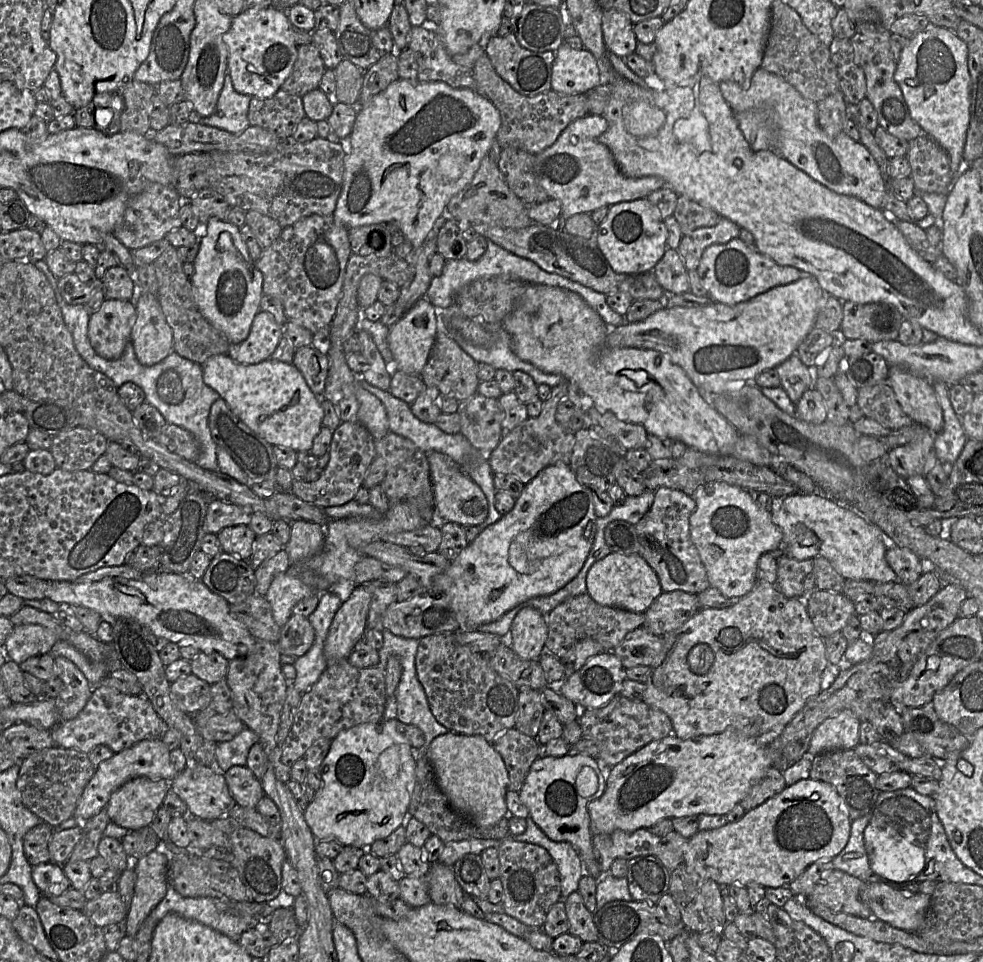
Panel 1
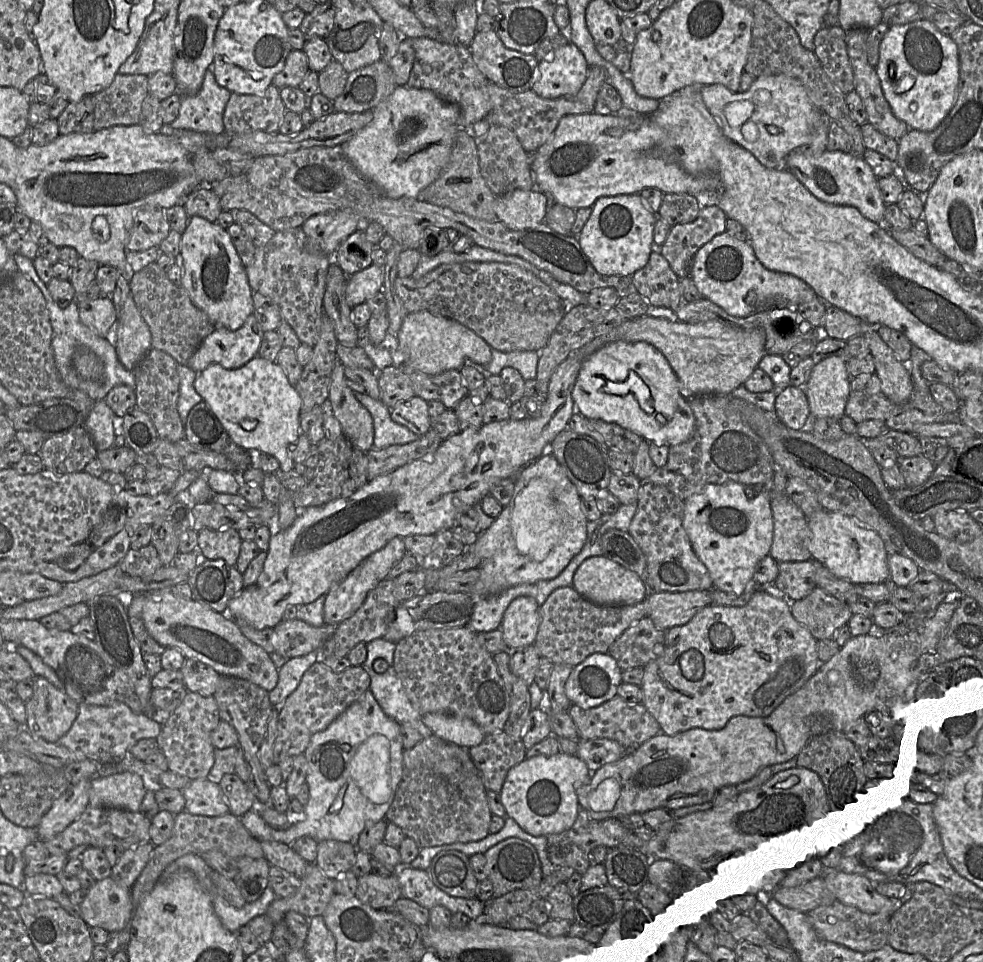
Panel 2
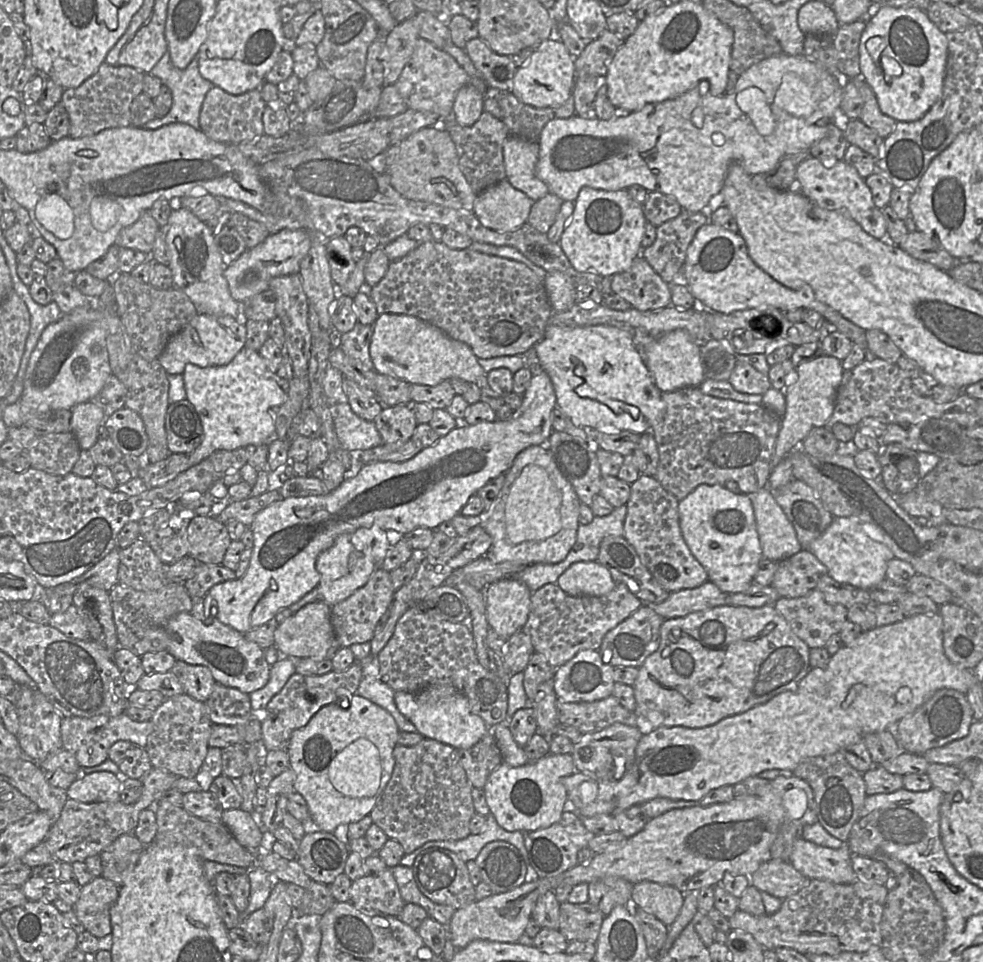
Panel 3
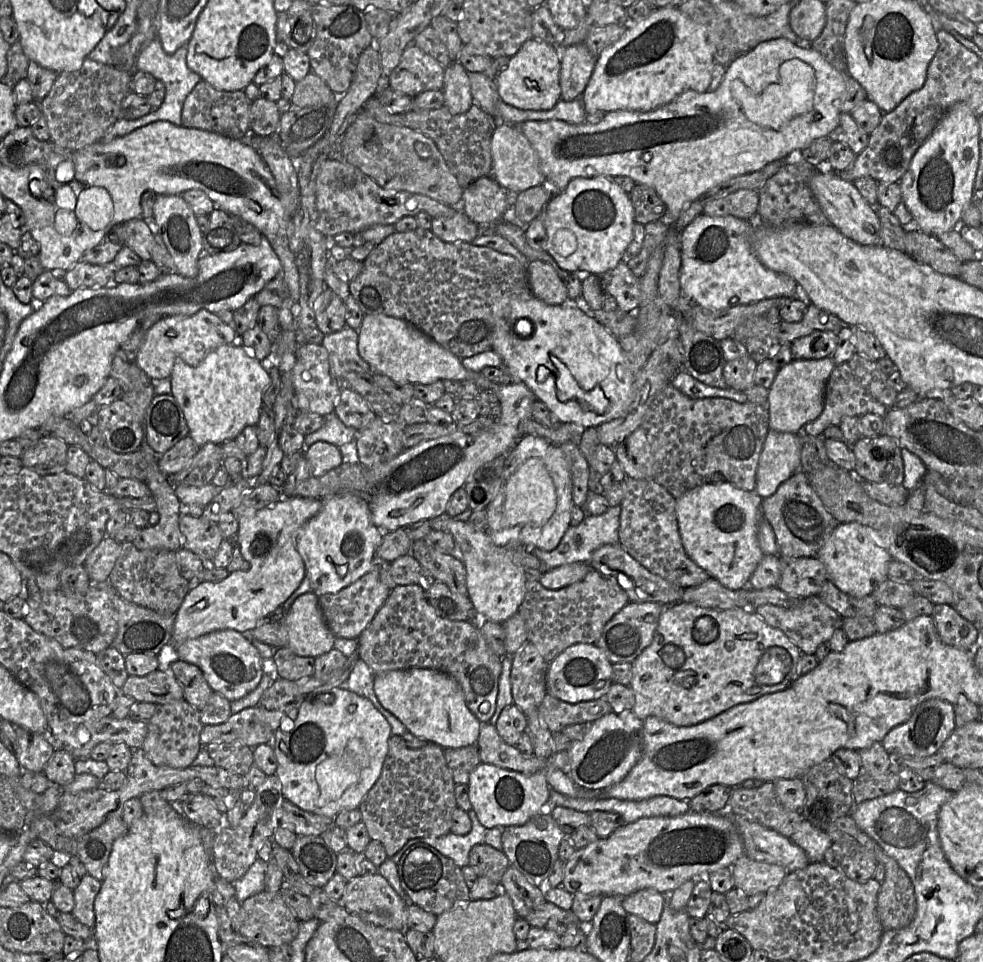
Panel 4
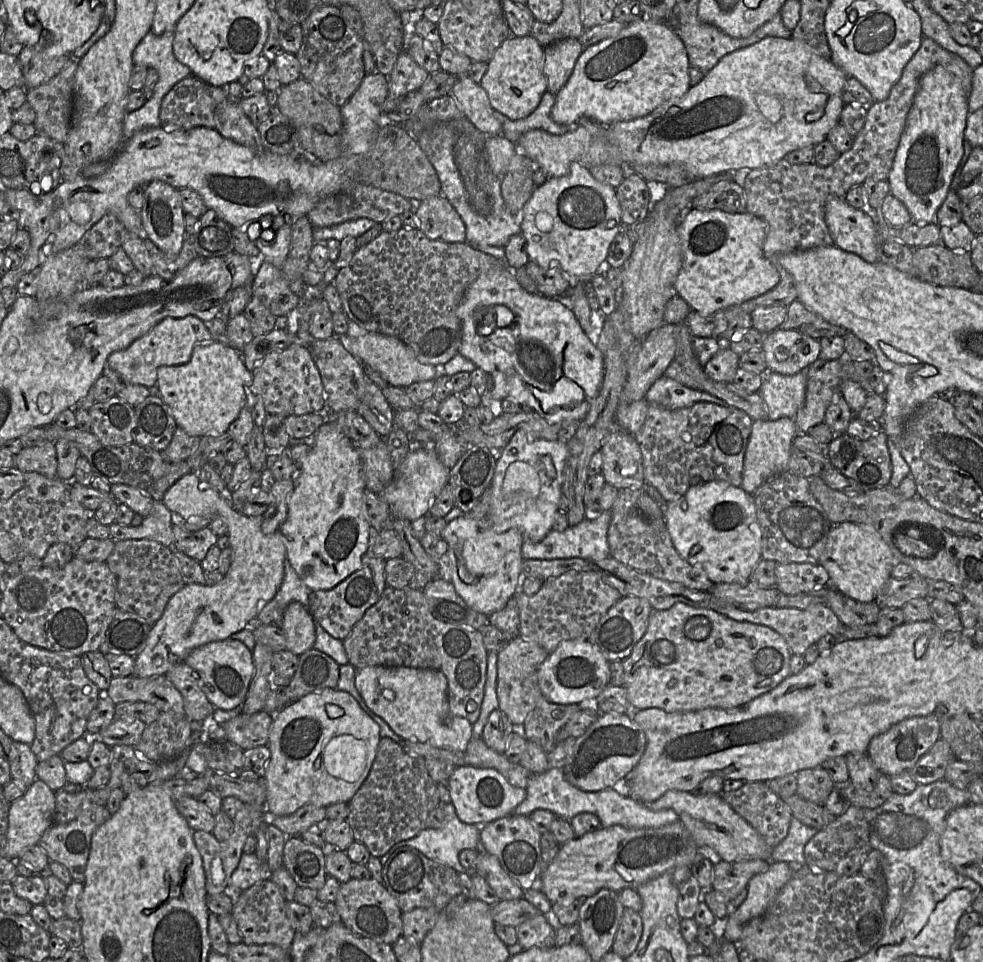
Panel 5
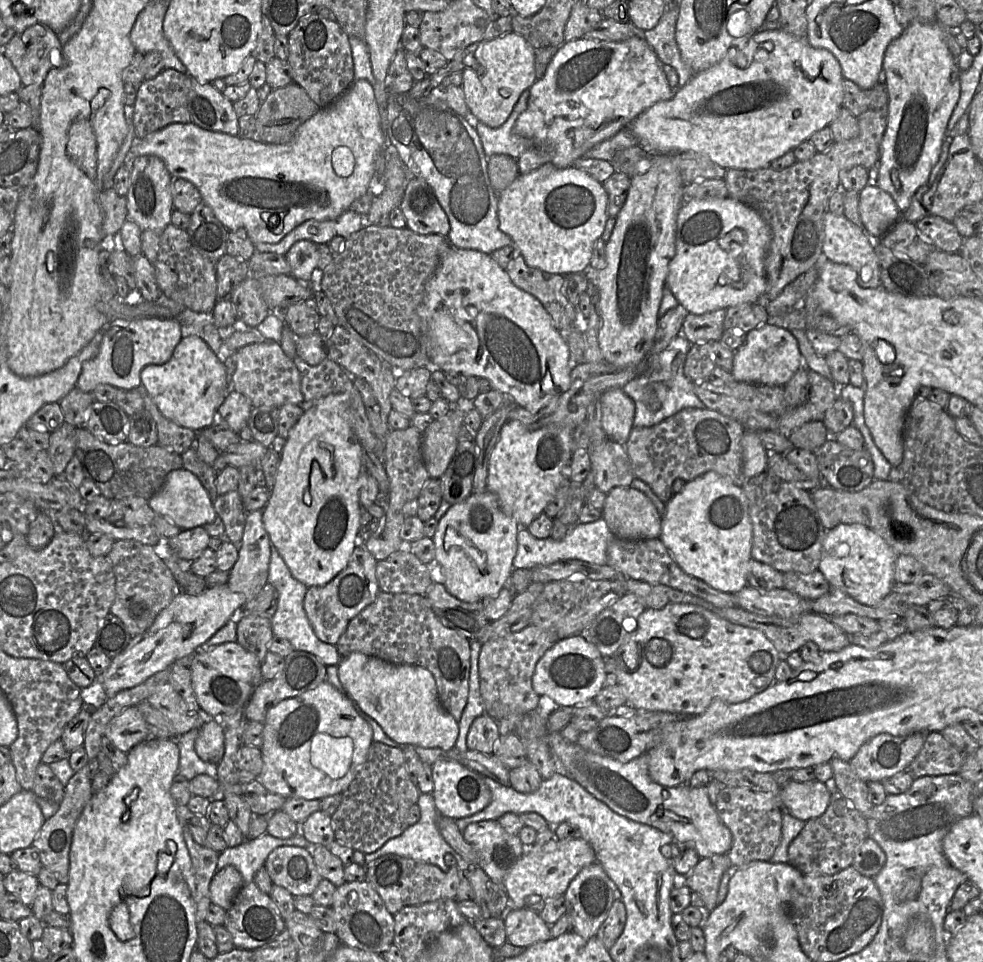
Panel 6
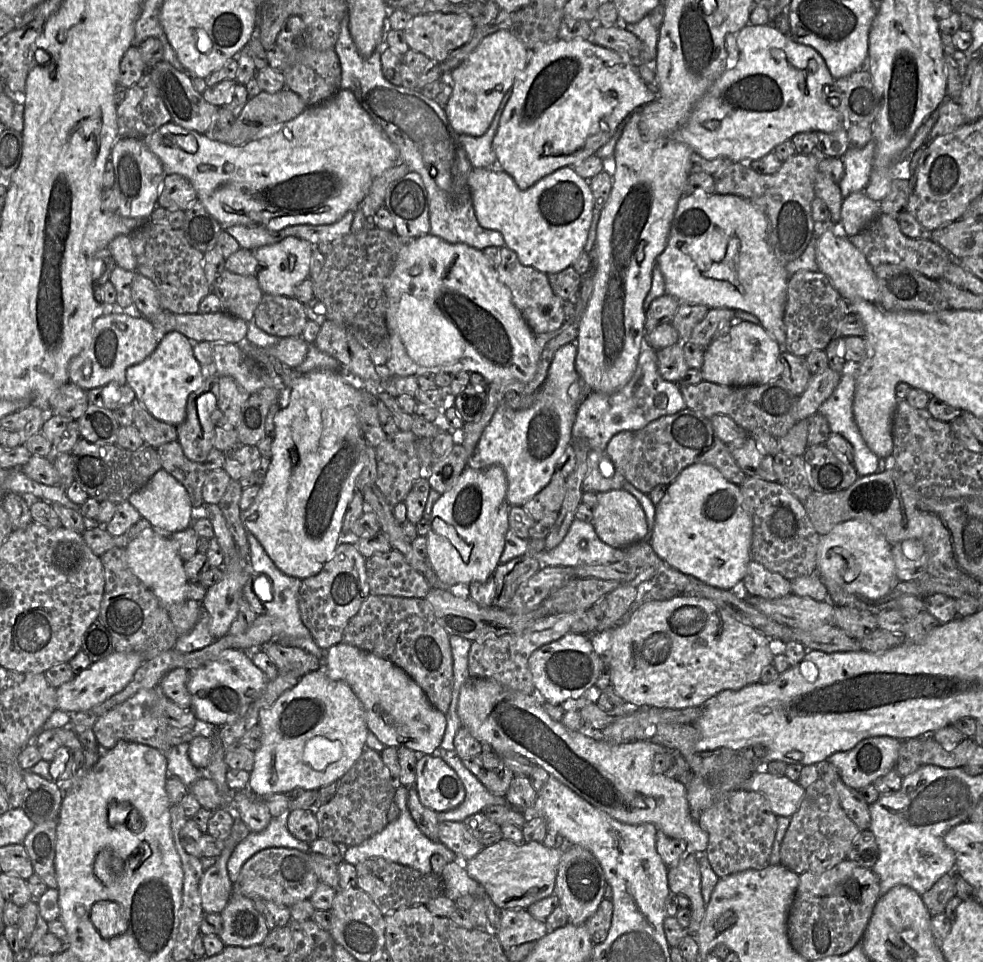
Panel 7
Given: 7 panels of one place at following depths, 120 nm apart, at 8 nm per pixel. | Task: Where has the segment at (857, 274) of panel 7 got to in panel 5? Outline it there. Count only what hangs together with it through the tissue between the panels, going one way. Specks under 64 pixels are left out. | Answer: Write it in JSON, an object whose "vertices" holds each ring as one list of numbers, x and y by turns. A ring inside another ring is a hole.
{"vertices":[[831,197,825,204,825,220,833,245,843,251,858,255,868,263,878,261,876,225,862,209,851,207,843,197]]}

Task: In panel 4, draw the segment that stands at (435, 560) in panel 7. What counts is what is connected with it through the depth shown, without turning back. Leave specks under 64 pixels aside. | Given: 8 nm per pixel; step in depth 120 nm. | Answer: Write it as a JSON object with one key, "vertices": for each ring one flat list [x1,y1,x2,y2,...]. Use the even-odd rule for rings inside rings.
{"vertices":[[452,518,449,532,454,538,455,547,462,554,468,596,475,611,486,621,502,624,518,612,525,597,526,582,529,578,524,569,513,561,513,548,495,545,486,533,475,529,467,521]]}

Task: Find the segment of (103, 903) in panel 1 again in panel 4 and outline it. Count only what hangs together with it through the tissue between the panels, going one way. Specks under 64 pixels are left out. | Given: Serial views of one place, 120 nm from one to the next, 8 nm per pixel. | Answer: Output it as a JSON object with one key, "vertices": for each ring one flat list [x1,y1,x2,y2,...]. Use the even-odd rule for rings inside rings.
{"vertices":[[85,875,79,885,74,889,74,907,72,915,90,929,95,927,94,901,101,889,101,881]]}

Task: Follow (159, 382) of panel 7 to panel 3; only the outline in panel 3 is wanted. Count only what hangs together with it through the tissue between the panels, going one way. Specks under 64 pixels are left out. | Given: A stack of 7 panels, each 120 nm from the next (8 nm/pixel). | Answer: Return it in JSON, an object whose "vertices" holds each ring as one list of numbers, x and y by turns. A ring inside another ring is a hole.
{"vertices":[[246,346,226,365,203,367,188,363,185,366,183,377,186,399,197,410,203,426,203,440,189,455,190,467,208,458,216,450,233,450,244,448,250,444,268,445,272,440,278,439,275,419,279,408,287,400,287,393,275,379,275,376,269,371,265,360,258,351]]}

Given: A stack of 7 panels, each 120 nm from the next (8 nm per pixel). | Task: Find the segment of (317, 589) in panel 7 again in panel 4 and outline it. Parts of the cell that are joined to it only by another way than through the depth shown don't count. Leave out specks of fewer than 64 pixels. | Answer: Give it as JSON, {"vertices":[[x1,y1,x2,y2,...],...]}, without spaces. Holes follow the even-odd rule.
{"vertices":[[375,556,367,573,336,593,319,595,319,605,326,625,339,638,355,639,367,627,385,603,396,584,390,574,390,563]]}

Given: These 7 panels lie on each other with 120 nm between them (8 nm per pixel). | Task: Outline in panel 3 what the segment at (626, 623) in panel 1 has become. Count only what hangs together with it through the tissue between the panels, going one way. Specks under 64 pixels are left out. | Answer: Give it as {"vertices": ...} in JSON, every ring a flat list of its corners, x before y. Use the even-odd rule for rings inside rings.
{"vertices":[[556,583,531,593,528,620,523,631,530,636,535,652,542,654,553,668,568,662,581,650,599,650,604,636,643,605,624,583,603,596,570,596]]}

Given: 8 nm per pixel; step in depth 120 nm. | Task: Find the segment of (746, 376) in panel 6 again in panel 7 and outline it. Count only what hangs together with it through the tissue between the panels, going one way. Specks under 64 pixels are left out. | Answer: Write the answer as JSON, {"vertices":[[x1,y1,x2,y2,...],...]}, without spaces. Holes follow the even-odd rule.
{"vertices":[[734,323,726,334,713,340,704,352,700,368,703,381,724,386,761,385,780,379,783,366,780,346,760,324]]}

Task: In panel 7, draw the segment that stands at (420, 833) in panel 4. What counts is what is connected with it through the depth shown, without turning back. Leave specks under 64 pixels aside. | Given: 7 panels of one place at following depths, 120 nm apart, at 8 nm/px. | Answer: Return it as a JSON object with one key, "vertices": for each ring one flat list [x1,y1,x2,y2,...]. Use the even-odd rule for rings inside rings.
{"vertices":[[364,748,362,755,337,782,337,791,327,803,315,808,318,838,330,840,340,846,356,846,380,832,389,823,387,811,401,784,384,764,380,752]]}

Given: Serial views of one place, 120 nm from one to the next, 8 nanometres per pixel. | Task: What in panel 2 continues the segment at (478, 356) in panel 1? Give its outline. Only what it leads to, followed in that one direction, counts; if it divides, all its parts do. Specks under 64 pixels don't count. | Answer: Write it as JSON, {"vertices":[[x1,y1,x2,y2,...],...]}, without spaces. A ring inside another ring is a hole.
{"vertices":[[492,350,491,360,482,369,487,375,499,375,505,367,515,368,525,380,536,379,538,351,502,352]]}

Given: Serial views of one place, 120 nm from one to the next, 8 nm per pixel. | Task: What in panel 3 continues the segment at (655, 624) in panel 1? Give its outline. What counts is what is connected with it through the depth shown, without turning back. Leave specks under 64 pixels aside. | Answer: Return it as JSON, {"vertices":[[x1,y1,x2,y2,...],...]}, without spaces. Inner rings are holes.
{"vertices":[[708,580,697,588,672,592,661,603,647,605,664,619,671,619,726,605,729,595]]}

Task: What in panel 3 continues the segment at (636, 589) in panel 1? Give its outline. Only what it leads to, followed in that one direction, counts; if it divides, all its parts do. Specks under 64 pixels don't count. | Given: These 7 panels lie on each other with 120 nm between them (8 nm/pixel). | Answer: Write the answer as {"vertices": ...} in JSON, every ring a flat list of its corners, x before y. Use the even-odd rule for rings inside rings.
{"vertices":[[598,561,572,564,556,584,570,596,603,596,616,586,609,570]]}

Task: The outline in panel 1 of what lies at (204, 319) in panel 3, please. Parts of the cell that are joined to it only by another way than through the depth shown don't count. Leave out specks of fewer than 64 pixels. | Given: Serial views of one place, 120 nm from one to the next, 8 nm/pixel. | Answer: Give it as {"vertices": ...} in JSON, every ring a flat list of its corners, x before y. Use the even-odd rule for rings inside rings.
{"vertices":[[259,311,252,322,248,337,241,343,230,344,227,354,241,364,257,364,270,358,283,337,284,325,279,325,272,314]]}

